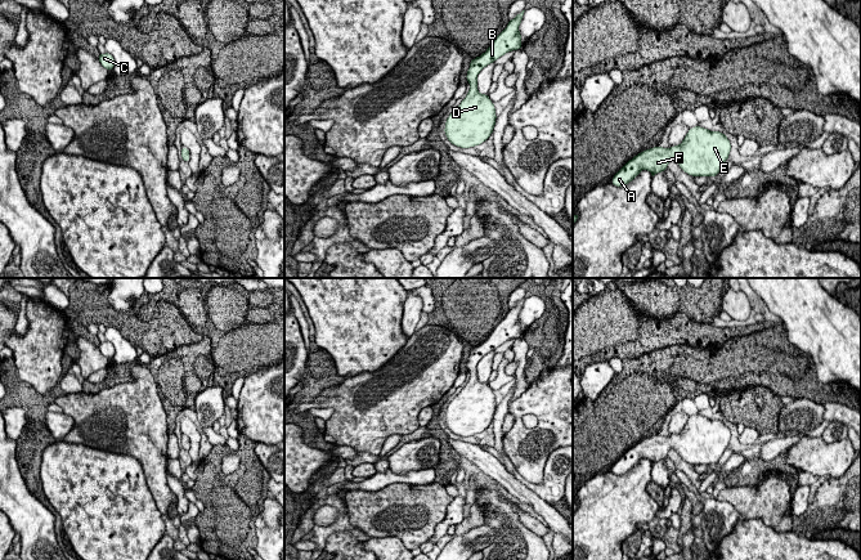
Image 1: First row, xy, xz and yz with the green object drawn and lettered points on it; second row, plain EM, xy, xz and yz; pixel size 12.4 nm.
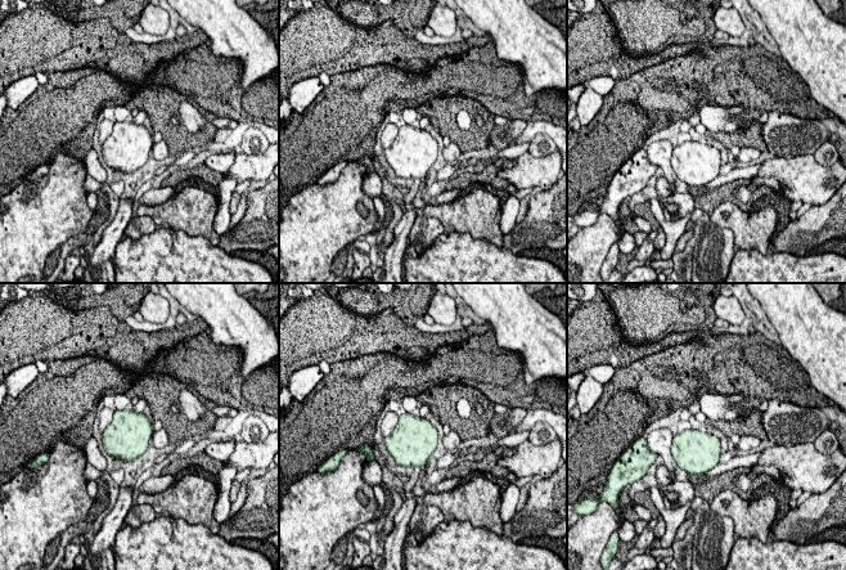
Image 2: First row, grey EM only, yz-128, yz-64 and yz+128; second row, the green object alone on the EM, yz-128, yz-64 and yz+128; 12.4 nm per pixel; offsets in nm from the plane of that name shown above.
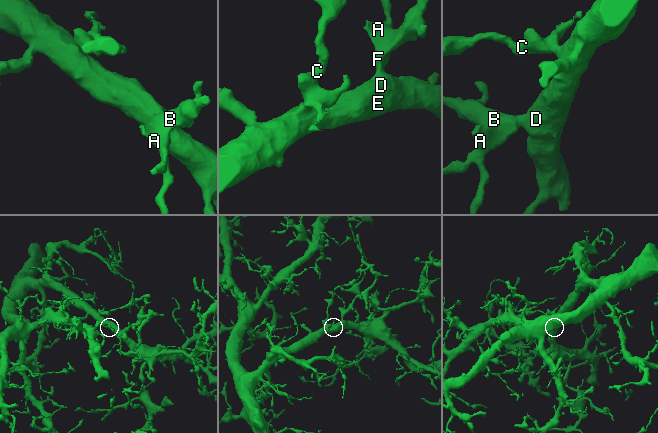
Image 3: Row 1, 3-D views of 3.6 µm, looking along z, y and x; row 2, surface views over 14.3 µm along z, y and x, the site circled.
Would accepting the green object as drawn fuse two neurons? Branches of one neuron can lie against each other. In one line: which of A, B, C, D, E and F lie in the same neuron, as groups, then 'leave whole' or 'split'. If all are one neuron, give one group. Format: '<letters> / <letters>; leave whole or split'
A B C D E F; leave whole

